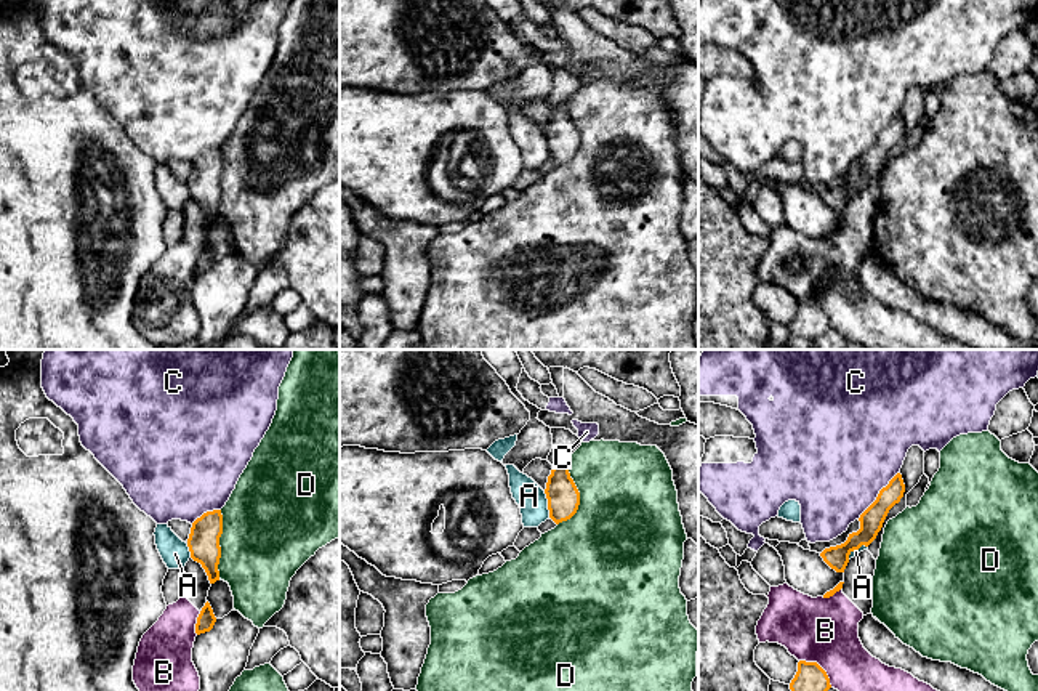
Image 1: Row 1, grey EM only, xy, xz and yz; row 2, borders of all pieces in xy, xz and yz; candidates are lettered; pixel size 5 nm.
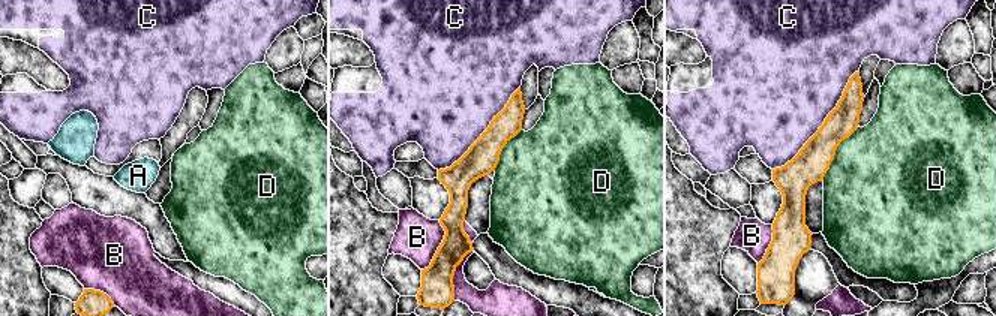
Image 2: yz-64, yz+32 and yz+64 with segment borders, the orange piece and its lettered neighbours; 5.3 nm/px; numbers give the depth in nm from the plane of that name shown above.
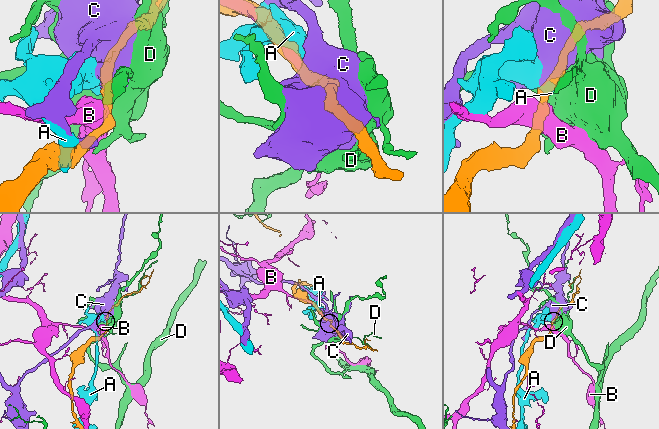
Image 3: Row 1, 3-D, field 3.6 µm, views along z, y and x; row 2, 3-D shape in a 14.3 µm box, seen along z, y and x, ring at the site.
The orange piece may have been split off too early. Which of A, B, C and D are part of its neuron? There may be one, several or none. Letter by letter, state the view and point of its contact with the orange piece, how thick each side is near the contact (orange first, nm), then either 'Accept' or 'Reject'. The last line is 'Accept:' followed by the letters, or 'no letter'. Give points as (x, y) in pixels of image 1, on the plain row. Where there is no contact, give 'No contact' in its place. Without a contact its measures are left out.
A: Touches orange at xz (548, 145). Thickness 160 nm (orange) against 150 nm. Reject
B: Touches orange at yz (820, 308). Thickness 170 nm (orange) against 340 nm. Reject
C: Touches orange at yz (878, 137). Thickness 120 nm (orange) against 480 nm. Accept
D: Touches orange at xy (218, 185). Thickness 160 nm (orange) against 460 nm. Reject
Accept: C

